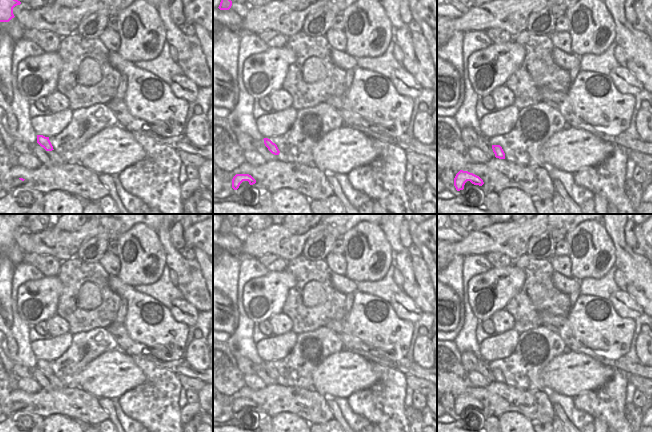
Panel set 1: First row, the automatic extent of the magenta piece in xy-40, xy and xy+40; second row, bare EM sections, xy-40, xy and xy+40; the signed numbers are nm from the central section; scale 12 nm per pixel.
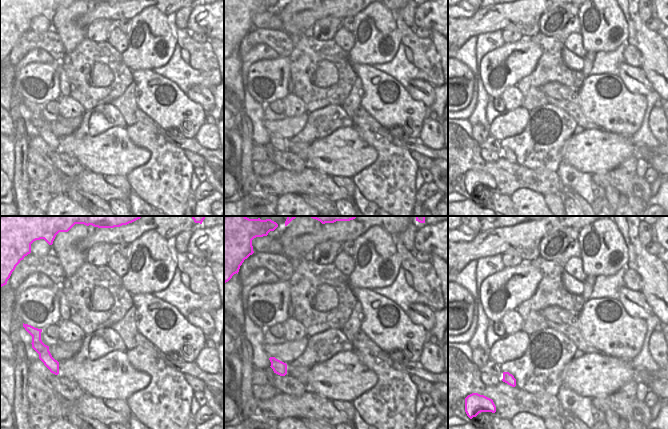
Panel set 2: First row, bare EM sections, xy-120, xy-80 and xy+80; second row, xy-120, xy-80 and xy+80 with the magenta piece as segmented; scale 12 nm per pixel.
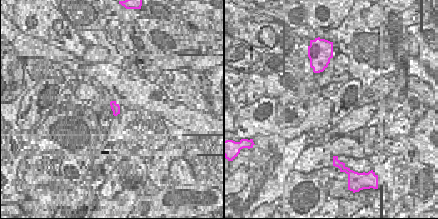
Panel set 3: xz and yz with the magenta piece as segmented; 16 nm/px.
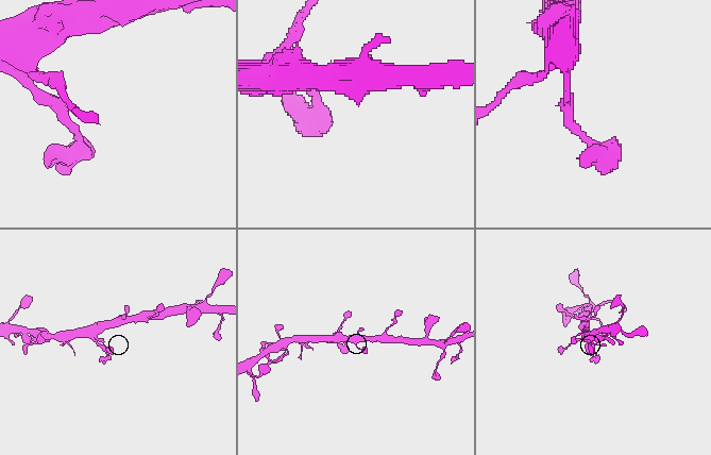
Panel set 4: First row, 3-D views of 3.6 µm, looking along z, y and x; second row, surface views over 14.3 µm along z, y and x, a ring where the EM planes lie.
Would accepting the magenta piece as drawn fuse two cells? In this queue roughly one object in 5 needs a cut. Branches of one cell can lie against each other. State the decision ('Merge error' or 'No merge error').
No merge error.

